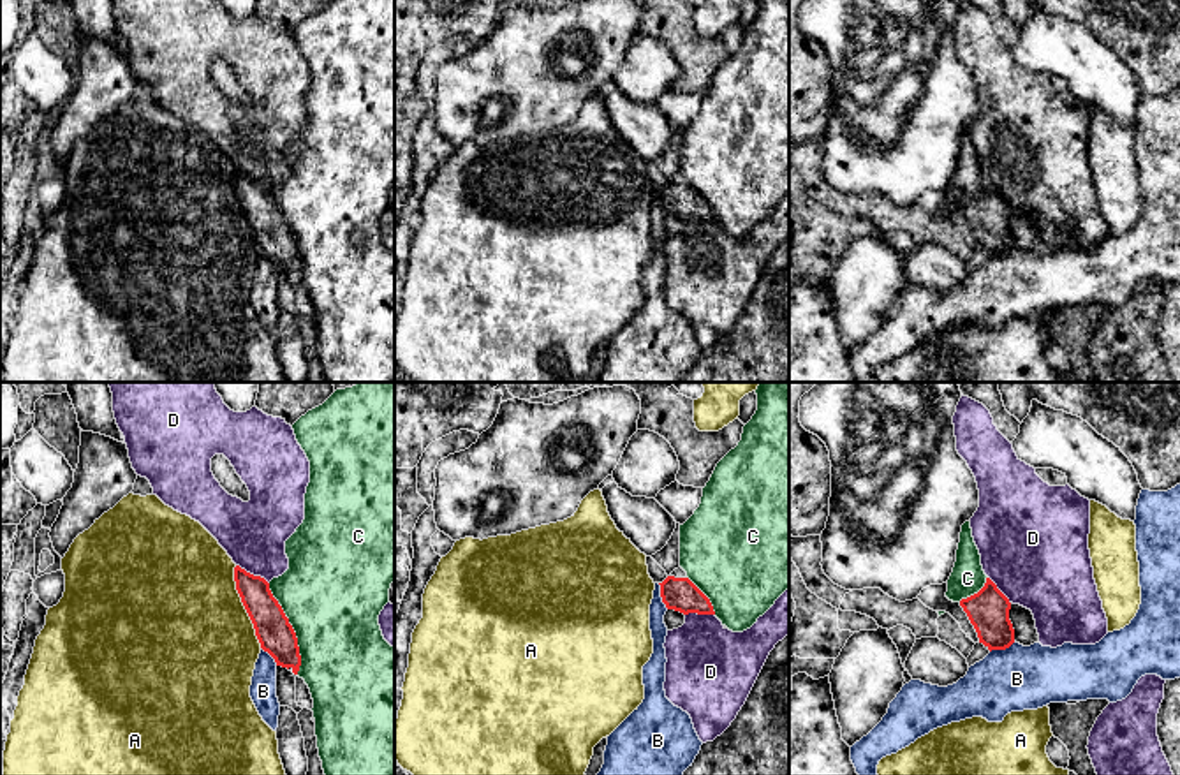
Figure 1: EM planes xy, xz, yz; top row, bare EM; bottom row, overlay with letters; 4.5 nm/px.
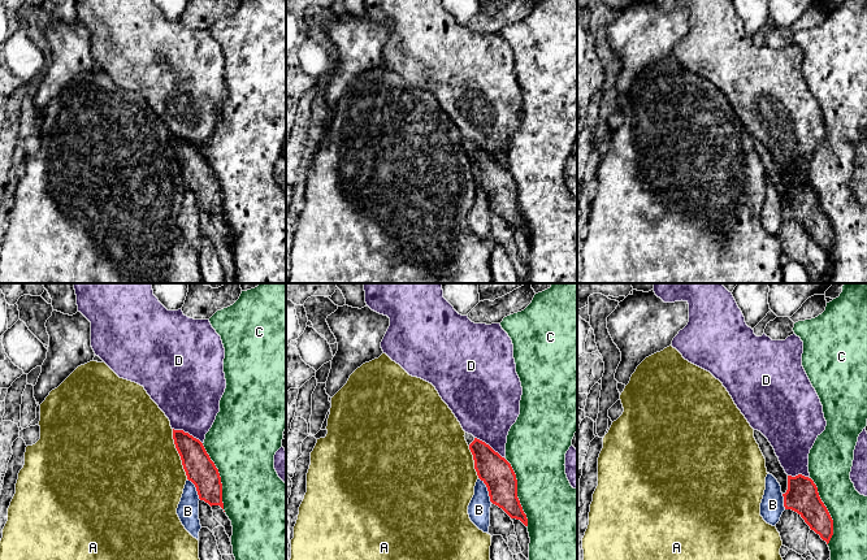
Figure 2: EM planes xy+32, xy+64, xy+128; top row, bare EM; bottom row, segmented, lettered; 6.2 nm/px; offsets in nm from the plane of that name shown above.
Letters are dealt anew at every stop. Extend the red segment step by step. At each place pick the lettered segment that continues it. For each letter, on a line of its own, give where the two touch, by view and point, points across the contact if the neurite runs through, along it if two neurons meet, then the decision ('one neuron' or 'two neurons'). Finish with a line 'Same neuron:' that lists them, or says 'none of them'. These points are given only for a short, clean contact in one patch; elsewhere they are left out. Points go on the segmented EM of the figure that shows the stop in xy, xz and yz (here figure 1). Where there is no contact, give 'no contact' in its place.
A: meets red in xy at (243, 605); two neurons
B: meets red in xz at (661, 596); border along xz (657, 583), (661, 601), (668, 608); two neurons
C: meets red in xy at (293, 629); two neurons
D: meets red in xy at (252, 575); two neurons
Same neuron: none of them

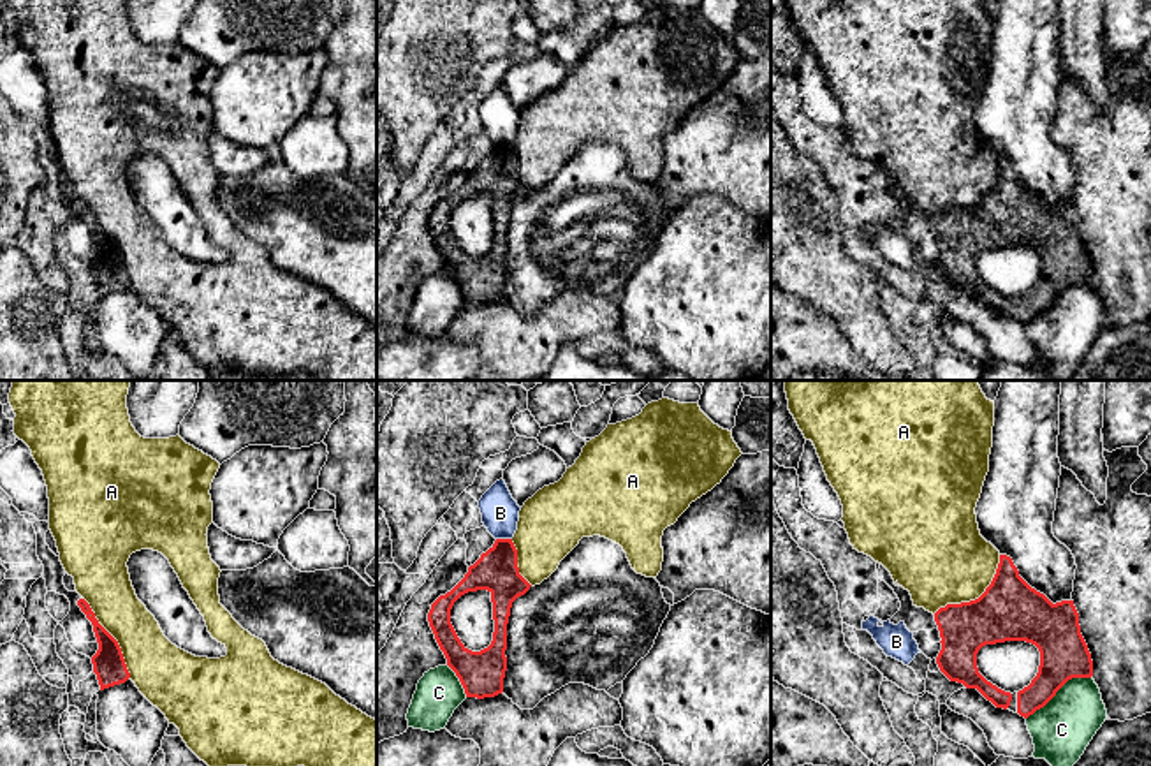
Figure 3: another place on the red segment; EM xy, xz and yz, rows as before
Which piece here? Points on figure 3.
A: meets red in yz at (975, 599); two neurons
B: meets red in xz at (504, 539); border along xz (497, 537), (511, 539); two neurons
C: meets red in yz at (1058, 689); two neurons
Same neuron: none of them

